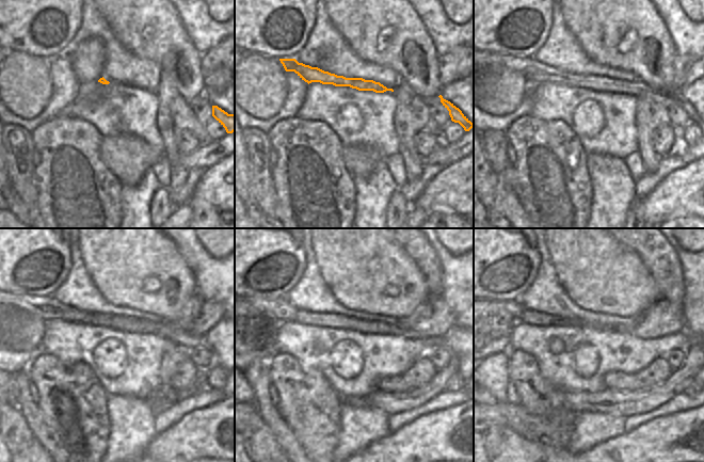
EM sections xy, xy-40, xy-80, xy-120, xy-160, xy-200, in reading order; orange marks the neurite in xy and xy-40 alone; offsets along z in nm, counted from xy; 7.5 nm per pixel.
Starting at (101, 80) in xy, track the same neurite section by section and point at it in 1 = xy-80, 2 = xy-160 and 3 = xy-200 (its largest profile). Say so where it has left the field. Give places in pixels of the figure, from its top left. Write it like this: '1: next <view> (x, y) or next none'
1: next xy-80 (531, 69)
2: next xy-160 (422, 322)
3: next xy-200 (661, 318)

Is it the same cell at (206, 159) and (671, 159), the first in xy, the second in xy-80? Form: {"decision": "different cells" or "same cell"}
{"decision": "different cells"}

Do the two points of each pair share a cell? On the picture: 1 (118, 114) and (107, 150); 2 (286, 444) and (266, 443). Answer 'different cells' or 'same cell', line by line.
1: different cells
2: different cells

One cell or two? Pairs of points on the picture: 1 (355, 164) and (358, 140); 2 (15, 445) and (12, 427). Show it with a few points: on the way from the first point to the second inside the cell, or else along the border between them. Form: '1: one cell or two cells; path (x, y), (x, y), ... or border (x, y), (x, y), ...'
1: two cells; border (345, 145), (368, 145), (377, 147), (382, 152)
2: one cell; path (15, 441), (15, 431)

